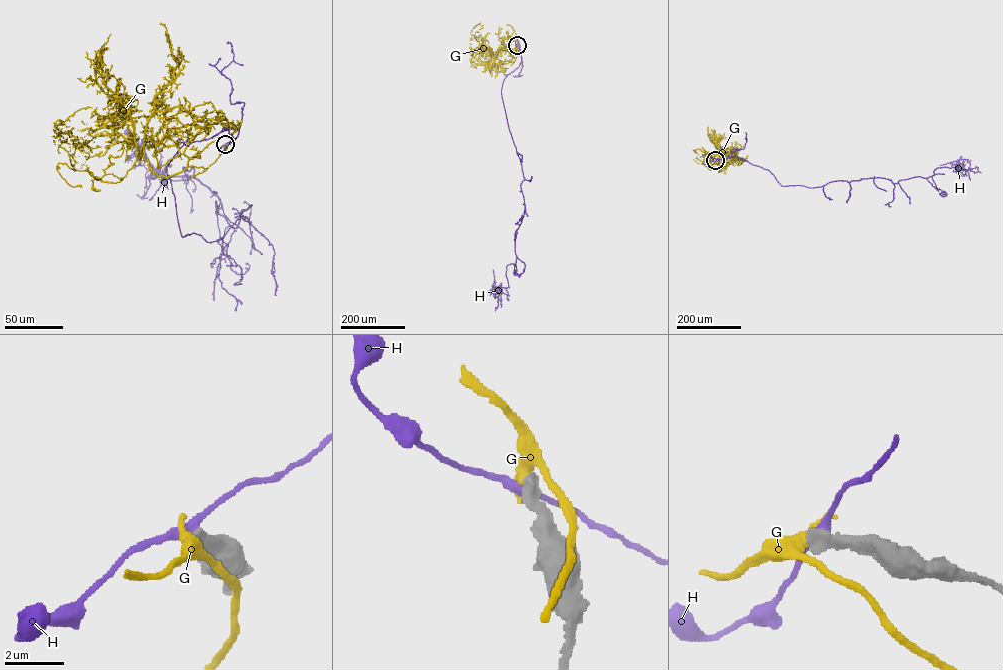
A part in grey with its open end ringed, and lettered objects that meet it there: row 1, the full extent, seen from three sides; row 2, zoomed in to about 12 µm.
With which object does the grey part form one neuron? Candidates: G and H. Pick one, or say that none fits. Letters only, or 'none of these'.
none of these

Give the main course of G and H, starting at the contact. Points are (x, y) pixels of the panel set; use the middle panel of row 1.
G: (517, 45), (516, 58), (500, 48), (494, 62), (490, 50), (479, 47), (470, 33), (480, 22)
H: (517, 45), (521, 61), (501, 92), (525, 209), (509, 287), (490, 291)

